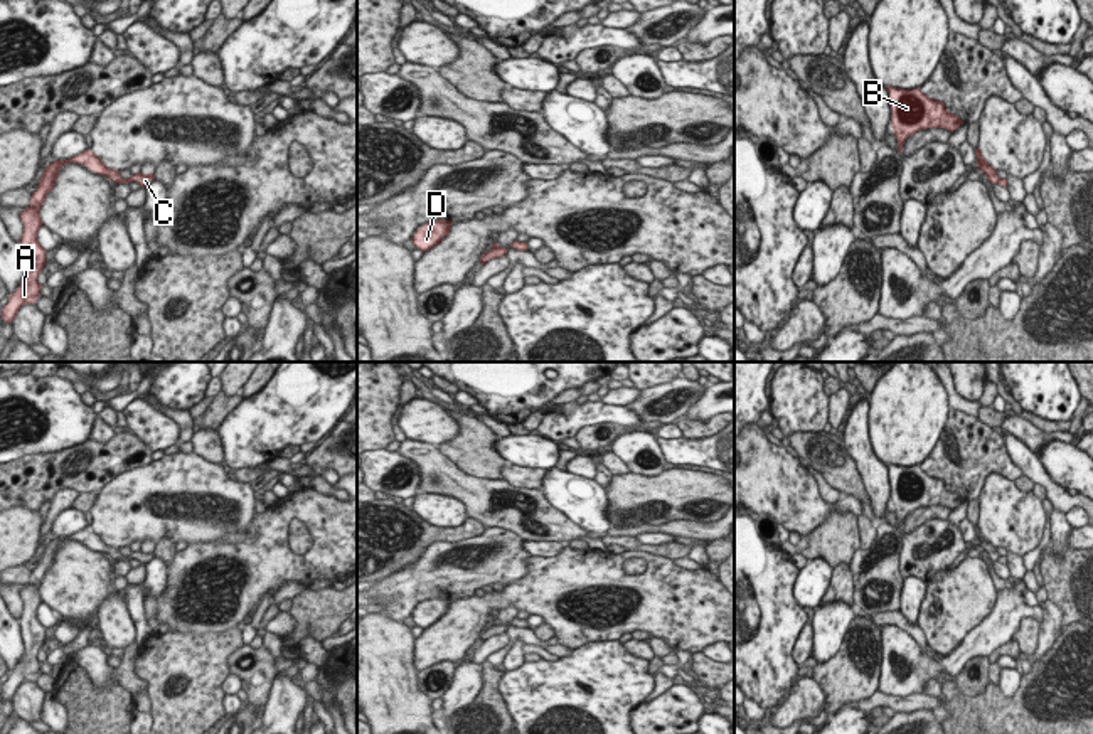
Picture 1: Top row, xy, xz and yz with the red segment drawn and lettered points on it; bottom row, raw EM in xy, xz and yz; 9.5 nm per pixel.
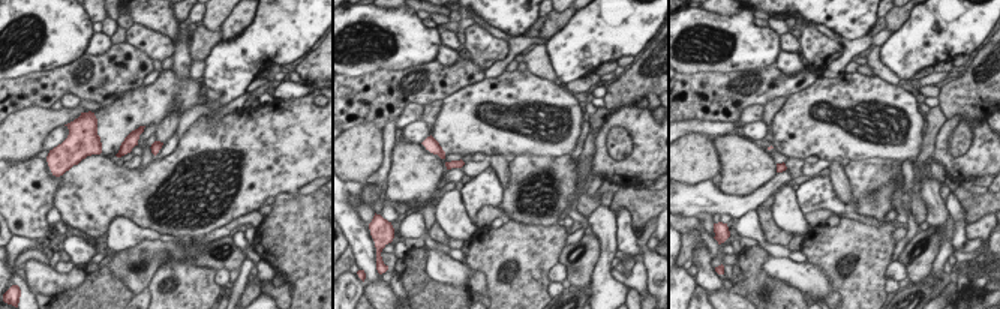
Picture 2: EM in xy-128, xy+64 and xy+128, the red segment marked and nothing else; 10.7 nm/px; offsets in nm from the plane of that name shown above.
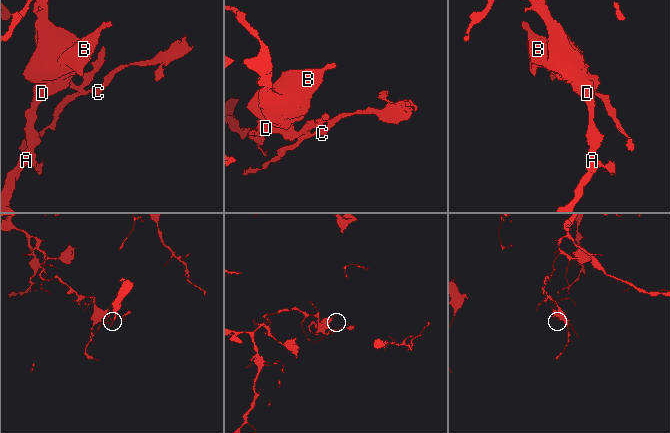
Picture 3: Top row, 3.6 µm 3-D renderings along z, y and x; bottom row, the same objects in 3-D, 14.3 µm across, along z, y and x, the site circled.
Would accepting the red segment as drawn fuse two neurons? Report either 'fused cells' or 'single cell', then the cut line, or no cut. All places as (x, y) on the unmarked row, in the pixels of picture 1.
fused cells; cut in xy along (125, 556), (118, 559)

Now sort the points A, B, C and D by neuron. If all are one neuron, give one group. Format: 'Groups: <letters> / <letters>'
Groups: A B D / C

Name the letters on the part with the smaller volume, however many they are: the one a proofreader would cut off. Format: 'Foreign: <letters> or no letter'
Foreign: C

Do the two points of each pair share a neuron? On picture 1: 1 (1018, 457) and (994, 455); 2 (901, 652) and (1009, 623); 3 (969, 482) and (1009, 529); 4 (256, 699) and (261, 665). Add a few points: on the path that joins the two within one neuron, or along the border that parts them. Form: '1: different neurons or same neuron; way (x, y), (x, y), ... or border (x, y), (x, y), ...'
1: different neurons; border (1002, 436), (1009, 458), (1023, 473)
2: same neuron; way (928, 664), (952, 664), (967, 648), (982, 640)
3: different neurons; border (1014, 480), (991, 473), (977, 499)
4: same neuron; way (256, 691), (256, 674)

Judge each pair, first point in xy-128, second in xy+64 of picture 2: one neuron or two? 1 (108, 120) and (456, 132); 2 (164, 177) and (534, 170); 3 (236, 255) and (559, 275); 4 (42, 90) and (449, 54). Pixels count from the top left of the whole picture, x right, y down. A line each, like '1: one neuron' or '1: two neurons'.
1: one neuron
2: one neuron
3: two neurons
4: two neurons

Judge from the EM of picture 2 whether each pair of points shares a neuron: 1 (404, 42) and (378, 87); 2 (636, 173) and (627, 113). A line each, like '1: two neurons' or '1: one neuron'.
1: two neurons
2: one neuron

